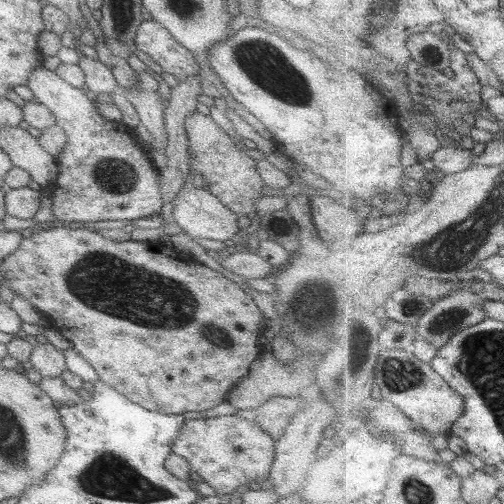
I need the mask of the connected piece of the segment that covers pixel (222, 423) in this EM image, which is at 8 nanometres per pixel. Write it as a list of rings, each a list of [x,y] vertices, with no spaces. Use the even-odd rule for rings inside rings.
[[[237,415],[185,419],[180,424],[177,438],[170,442],[170,449],[171,453],[184,458],[190,469],[221,497],[230,497],[237,486],[245,488],[252,482],[266,481],[274,459],[274,440],[255,421],[247,421]]]

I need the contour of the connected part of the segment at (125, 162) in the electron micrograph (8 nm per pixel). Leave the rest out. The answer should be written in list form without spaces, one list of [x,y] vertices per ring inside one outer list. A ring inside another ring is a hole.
[[[38,67],[29,74],[26,84],[37,103],[47,107],[53,115],[56,126],[66,136],[66,143],[56,157],[58,175],[51,185],[52,215],[62,221],[97,222],[99,220],[135,220],[159,213],[163,204],[157,182],[157,169],[151,166],[139,146],[141,139],[132,133],[131,128],[120,122],[109,122],[97,114],[99,103],[91,102],[85,96],[85,89],[71,87],[61,80],[54,71]]]

